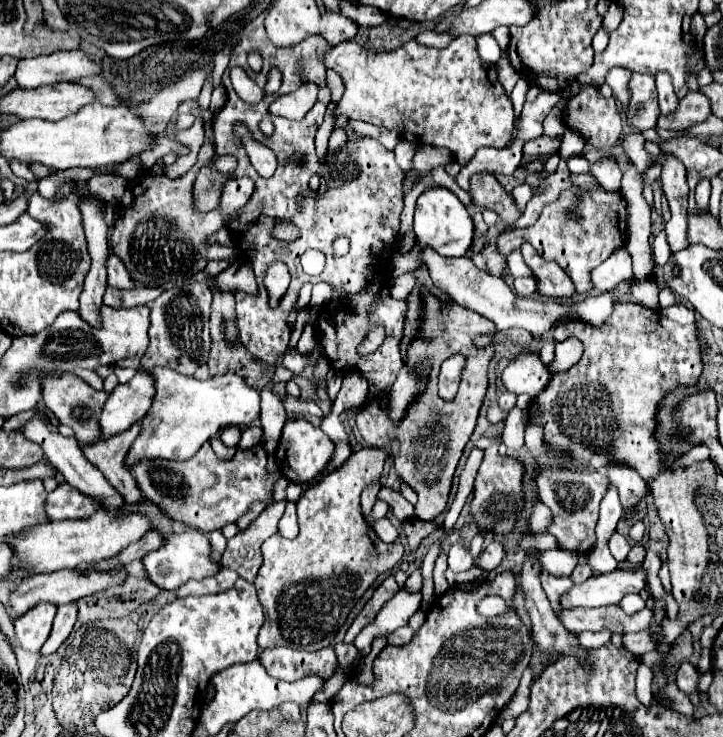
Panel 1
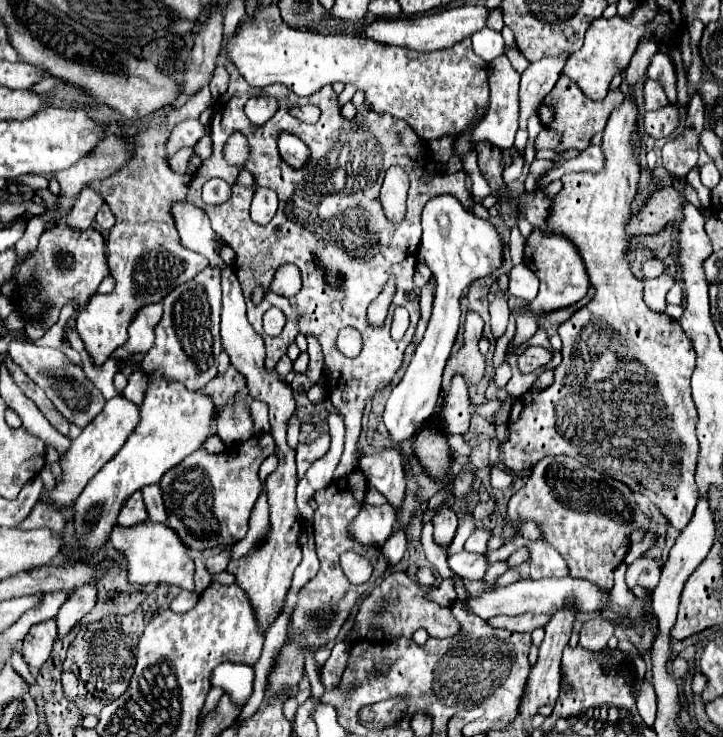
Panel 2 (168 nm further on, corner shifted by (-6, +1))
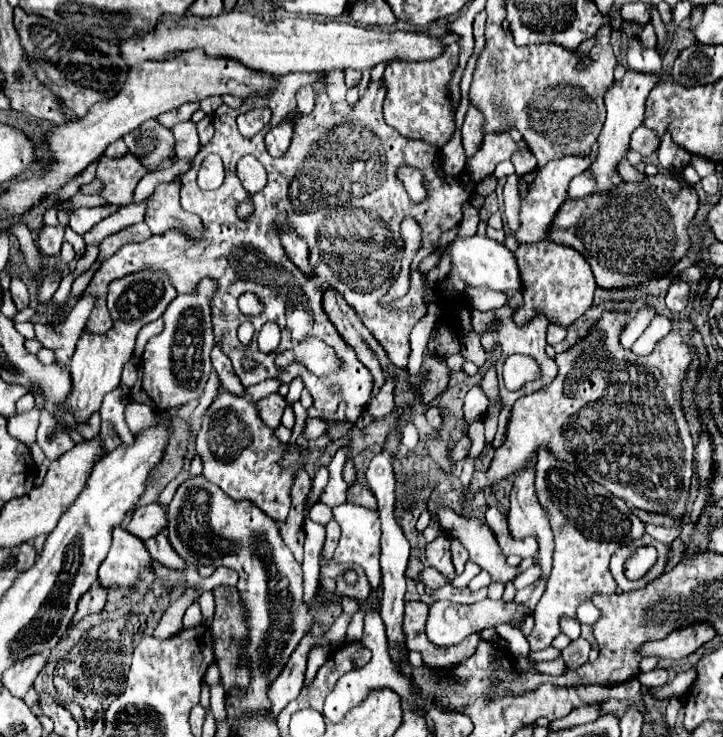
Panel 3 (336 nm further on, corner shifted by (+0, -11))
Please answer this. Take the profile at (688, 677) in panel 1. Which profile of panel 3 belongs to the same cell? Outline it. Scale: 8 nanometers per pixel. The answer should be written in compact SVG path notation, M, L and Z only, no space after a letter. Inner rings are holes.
M661 668L651 670L651 672L647 672L647 674L641 674L641 676L639 676L639 682L641 682L643 686L647 686L647 688L663 686L663 684L667 682L667 672L661 670Z

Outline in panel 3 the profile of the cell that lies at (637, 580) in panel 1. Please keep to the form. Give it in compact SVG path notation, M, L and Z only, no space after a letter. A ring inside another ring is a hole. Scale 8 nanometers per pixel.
M439 600L433 602L429 606L429 616L427 616L427 624L425 624L425 632L427 638L437 644L437 646L451 646L451 644L459 644L463 638L481 632L487 626L497 626L499 622L509 624L509 620L519 620L523 616L523 606L515 604L515 602L503 602L503 600L481 600L477 604L455 604L455 602L447 602L447 600Z

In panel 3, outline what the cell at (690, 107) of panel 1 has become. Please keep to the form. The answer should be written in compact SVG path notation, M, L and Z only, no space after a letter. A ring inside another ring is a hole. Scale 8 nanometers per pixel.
M639 126L639 128L633 132L629 146L631 146L631 150L635 150L635 152L639 152L641 156L649 158L649 156L653 156L653 154L657 152L659 140L657 140L657 134L655 134L653 130L649 130L649 128L645 128L645 126Z

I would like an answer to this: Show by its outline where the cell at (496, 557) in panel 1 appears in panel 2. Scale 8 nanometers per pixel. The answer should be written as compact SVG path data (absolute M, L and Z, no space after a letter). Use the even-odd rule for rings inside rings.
M463 550L449 558L449 566L465 580L481 580L489 568L489 562L485 554L471 554Z

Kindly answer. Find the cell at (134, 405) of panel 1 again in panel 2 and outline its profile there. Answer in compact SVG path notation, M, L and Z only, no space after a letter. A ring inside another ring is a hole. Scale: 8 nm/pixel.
M123 394L107 400L103 412L95 416L95 420L83 428L83 432L73 440L69 452L61 458L61 470L63 476L57 480L57 488L51 494L43 494L43 500L51 500L53 504L61 508L71 508L71 504L77 500L79 492L87 486L87 482L99 472L99 468L119 452L119 448L125 444L127 436L135 430L135 424L139 424L139 412L141 406L127 400Z

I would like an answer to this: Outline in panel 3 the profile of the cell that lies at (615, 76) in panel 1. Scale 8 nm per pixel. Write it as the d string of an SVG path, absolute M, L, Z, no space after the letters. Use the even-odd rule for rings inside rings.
M649 22L649 24L643 28L641 40L643 40L643 46L647 46L647 48L655 48L655 46L657 46L657 34L655 34L655 28L653 28L653 22Z

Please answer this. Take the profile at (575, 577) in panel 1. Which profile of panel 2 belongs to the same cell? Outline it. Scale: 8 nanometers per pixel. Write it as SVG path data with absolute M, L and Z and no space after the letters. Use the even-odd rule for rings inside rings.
M641 556L639 560L627 566L625 582L629 588L645 586L647 590L653 590L659 582L659 576L661 576L661 564L649 556Z

